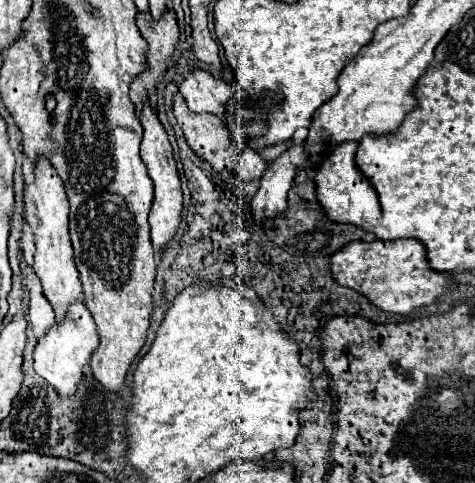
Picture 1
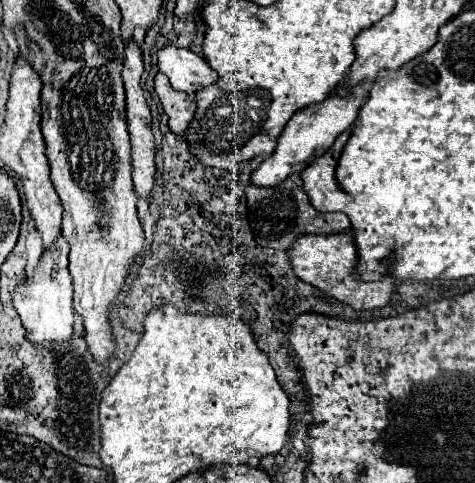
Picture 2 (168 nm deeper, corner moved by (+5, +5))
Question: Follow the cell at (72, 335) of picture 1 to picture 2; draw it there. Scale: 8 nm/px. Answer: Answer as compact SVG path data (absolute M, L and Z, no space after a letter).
M59 236L59 240L41 254L33 276L25 276L15 288L13 306L19 312L25 330L29 330L27 338L33 344L43 346L51 340L69 340L73 334L73 286L67 270L67 254L69 244Z

